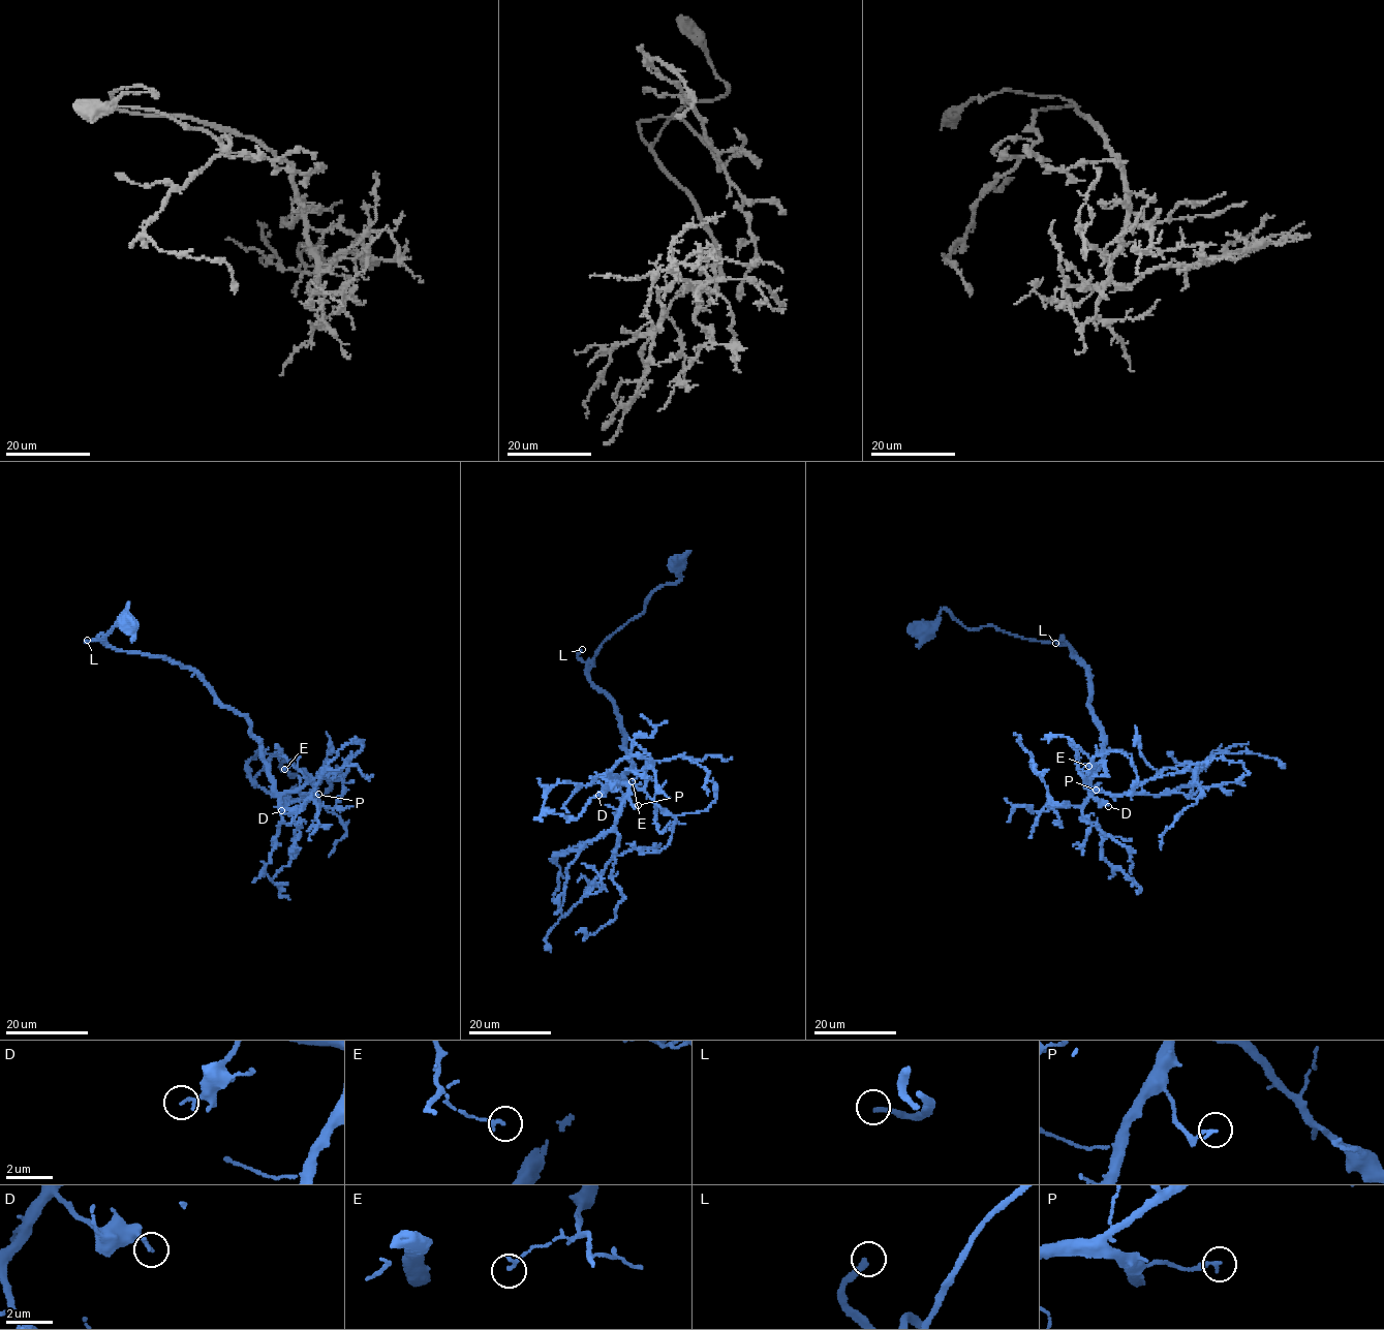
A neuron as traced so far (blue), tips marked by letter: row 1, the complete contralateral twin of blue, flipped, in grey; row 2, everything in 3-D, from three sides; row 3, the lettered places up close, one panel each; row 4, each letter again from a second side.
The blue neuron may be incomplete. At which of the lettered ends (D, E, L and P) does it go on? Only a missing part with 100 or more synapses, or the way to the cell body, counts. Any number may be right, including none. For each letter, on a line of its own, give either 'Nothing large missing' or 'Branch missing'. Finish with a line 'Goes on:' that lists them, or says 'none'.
D: Nothing large missing
E: Nothing large missing
L: Branch missing
P: Nothing large missing
Goes on: L

